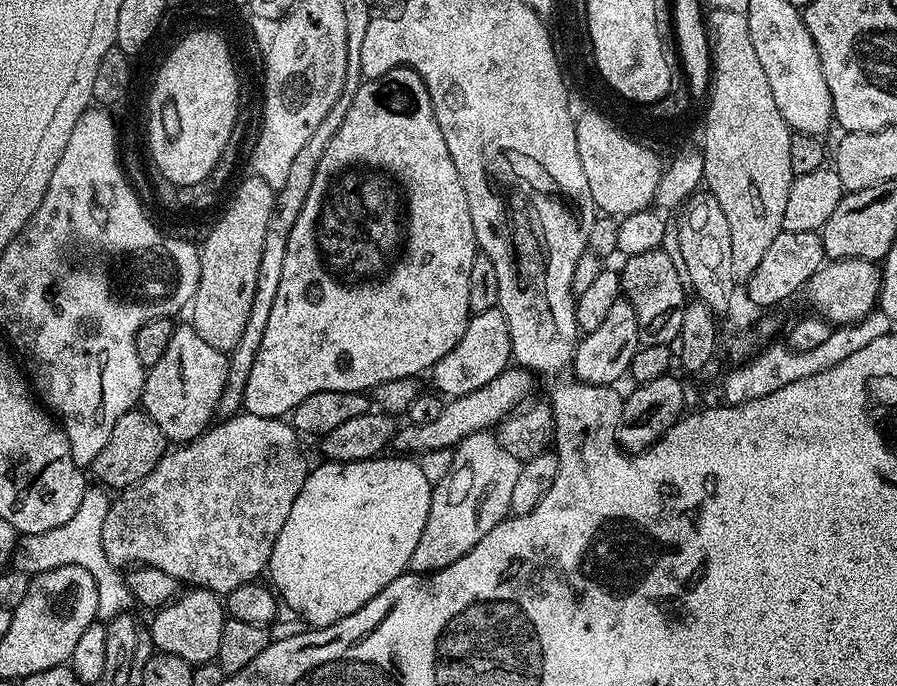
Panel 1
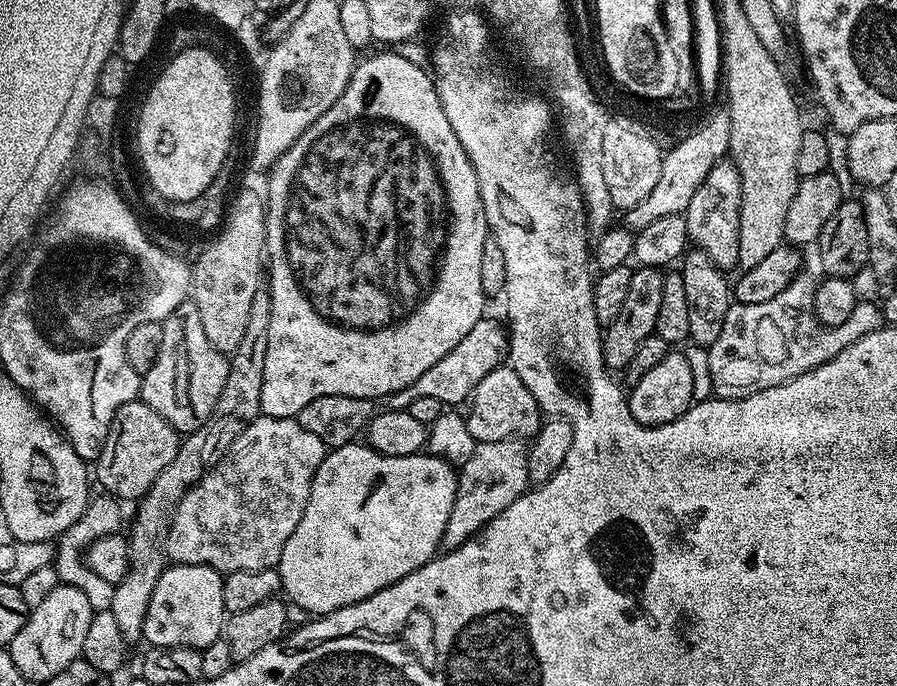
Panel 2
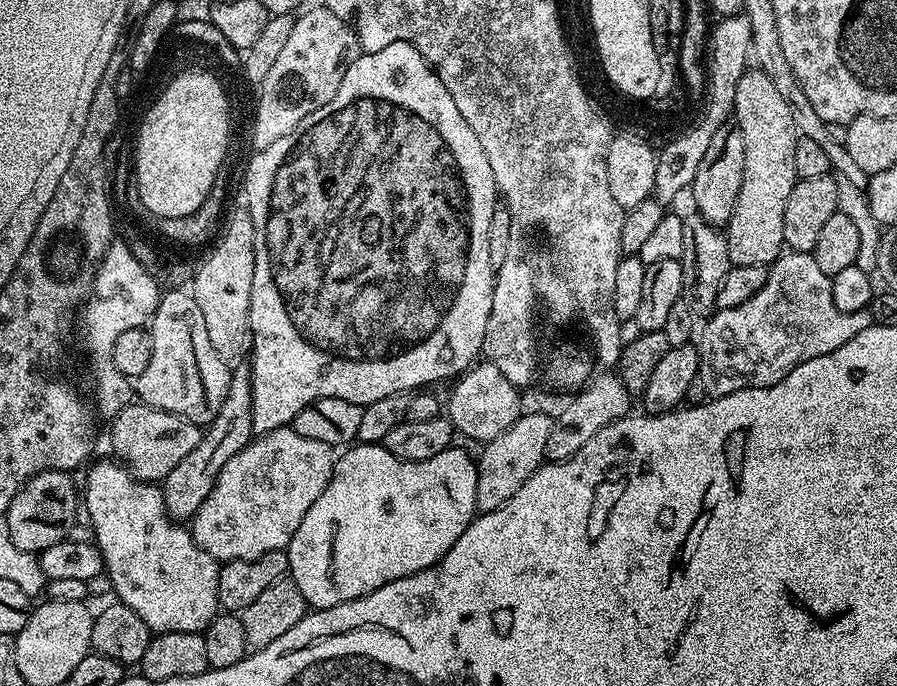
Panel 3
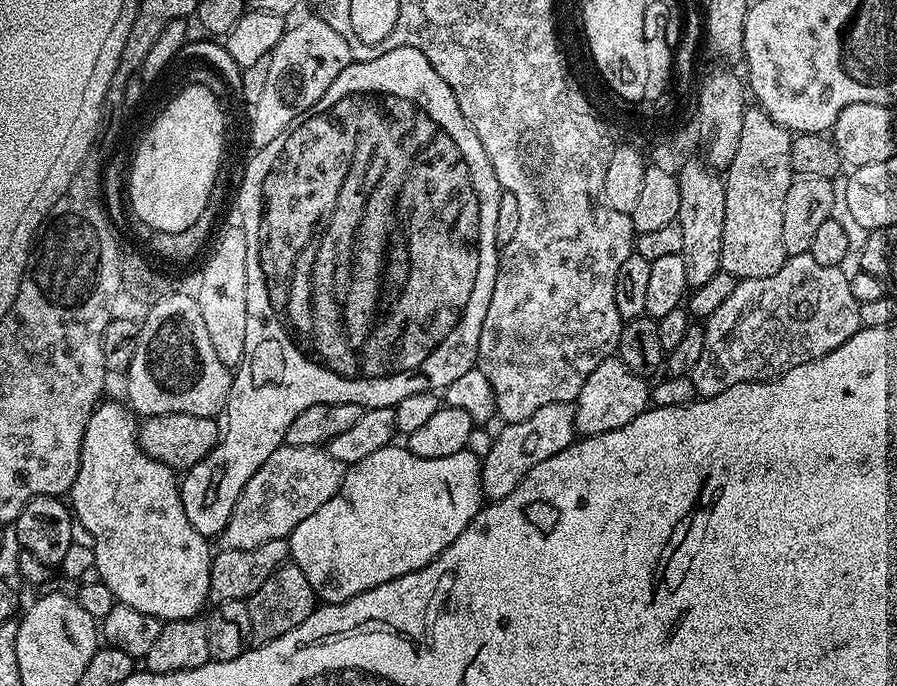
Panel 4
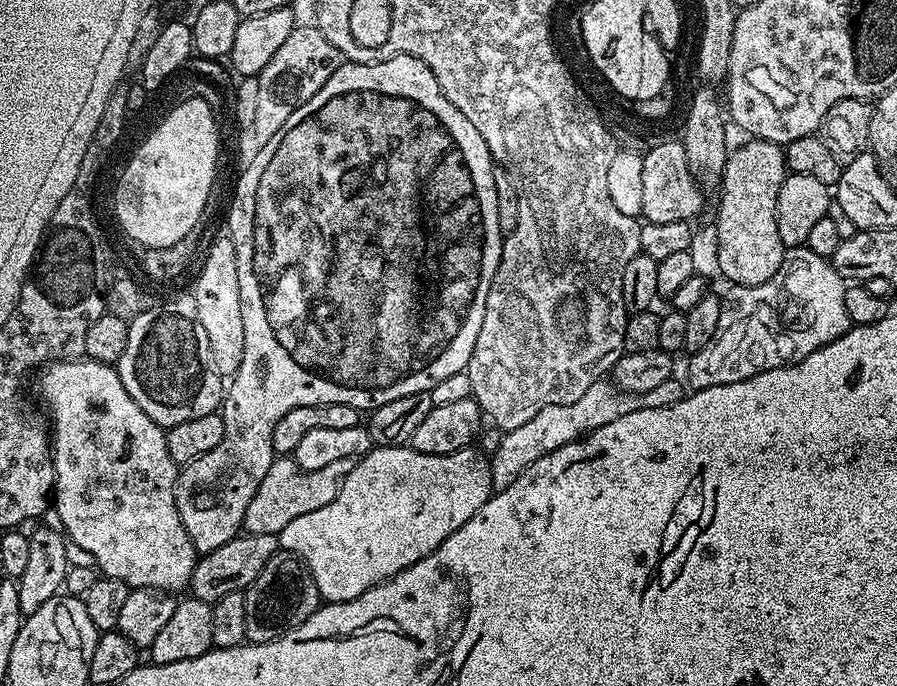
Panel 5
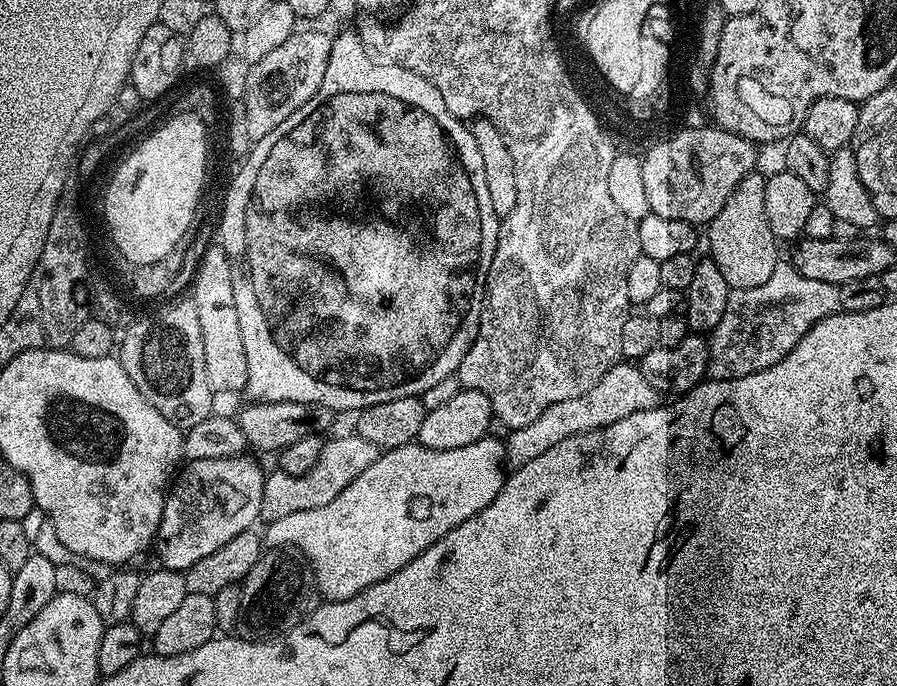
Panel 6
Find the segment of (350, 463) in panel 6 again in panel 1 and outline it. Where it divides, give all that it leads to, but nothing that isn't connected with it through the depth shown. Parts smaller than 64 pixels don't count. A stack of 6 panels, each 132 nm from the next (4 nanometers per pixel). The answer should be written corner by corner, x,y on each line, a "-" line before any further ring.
241,411
219,422
196,440
165,451
146,478
123,489
117,495
120,497
109,503
98,543
112,564
154,567
185,585
208,588
217,594
251,584
259,572
261,575
267,569
274,538
278,538
290,506
294,506
294,498
298,498
298,490
306,482
310,463
300,449
301,437
287,419
262,418

